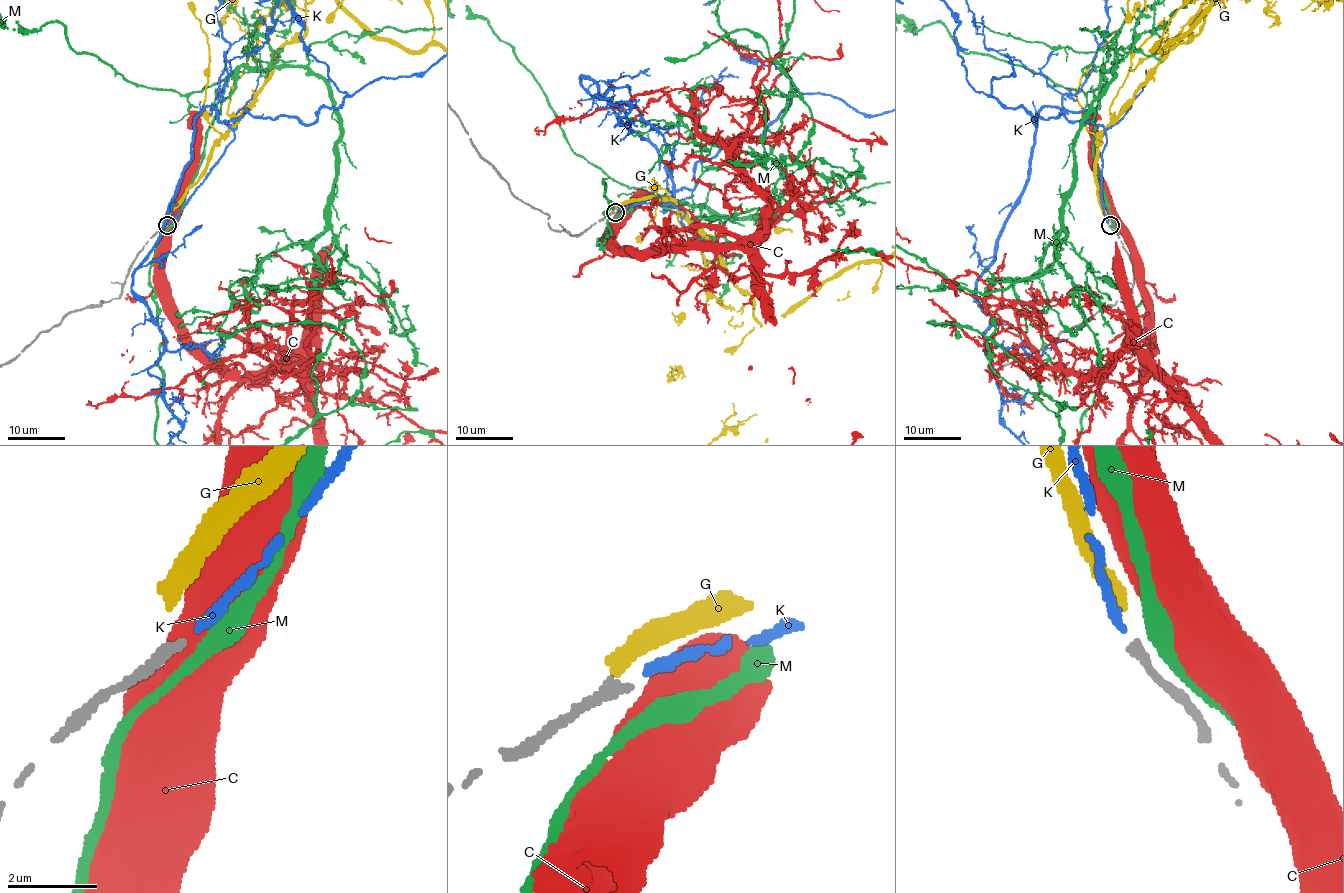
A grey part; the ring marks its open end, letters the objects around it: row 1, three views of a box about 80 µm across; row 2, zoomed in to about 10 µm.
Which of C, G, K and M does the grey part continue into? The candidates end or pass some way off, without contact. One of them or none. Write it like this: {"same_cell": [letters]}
{"same_cell": ["K"]}

